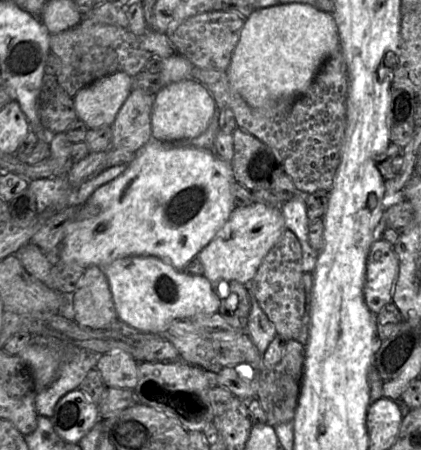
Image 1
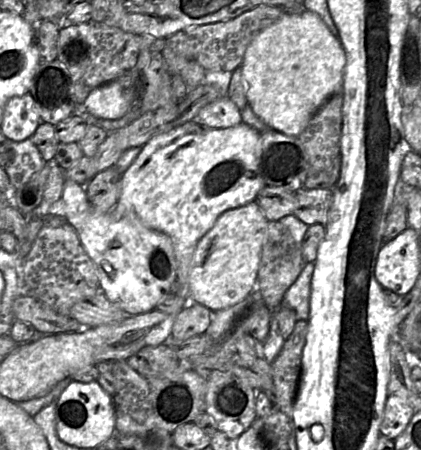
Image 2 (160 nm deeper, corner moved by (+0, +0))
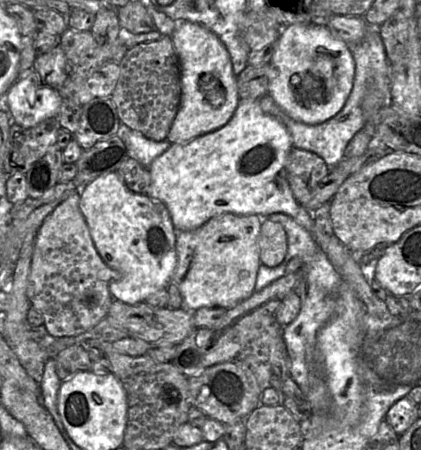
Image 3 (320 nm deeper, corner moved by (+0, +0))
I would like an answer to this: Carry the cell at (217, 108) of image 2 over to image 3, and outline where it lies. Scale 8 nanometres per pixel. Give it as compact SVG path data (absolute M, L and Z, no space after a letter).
M184 21L176 26L172 40L180 68L181 95L166 138L171 144L184 143L221 128L232 118L240 102L229 52L215 33L199 23Z

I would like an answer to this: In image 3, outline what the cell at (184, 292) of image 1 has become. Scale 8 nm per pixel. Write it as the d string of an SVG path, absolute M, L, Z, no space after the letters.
M117 171L98 177L80 191L79 208L90 236L113 271L109 290L114 300L136 304L167 287L177 264L177 231L165 205L130 191Z

